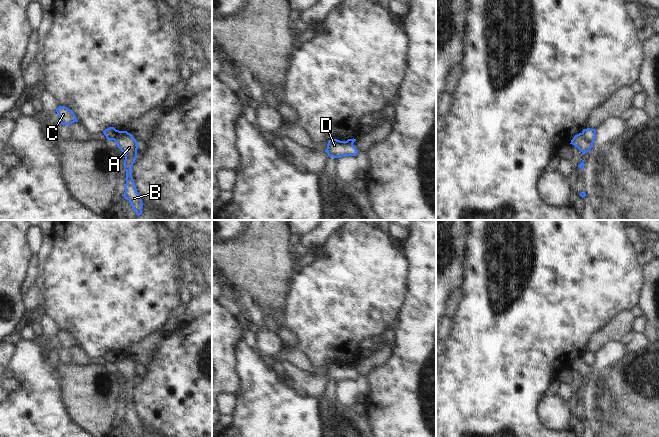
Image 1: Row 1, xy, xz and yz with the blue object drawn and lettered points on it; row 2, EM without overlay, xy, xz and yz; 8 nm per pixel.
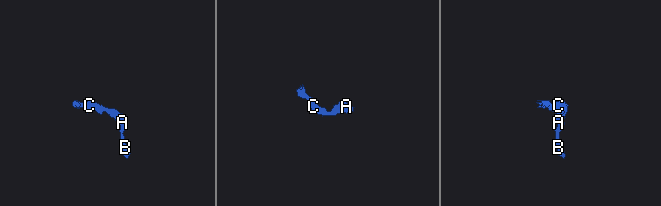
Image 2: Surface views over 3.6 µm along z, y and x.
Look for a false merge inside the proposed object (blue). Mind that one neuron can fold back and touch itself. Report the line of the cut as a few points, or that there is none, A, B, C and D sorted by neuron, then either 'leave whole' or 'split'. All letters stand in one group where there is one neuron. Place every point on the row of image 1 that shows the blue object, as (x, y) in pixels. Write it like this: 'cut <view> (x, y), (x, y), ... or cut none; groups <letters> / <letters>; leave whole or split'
cut xy (127, 132), (114, 140); groups A B / C D; split

